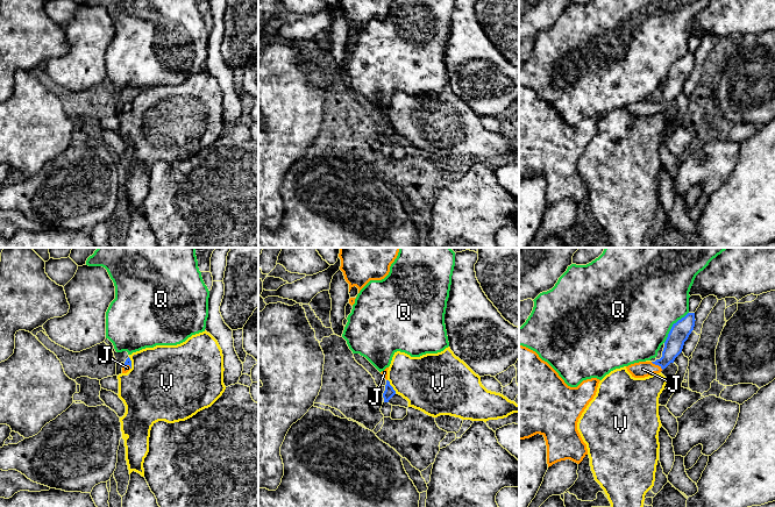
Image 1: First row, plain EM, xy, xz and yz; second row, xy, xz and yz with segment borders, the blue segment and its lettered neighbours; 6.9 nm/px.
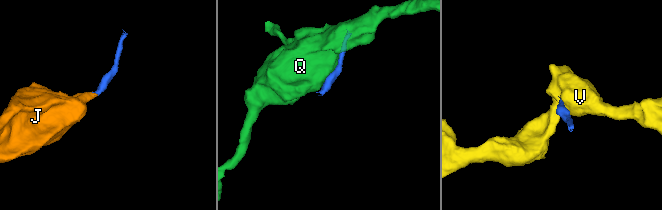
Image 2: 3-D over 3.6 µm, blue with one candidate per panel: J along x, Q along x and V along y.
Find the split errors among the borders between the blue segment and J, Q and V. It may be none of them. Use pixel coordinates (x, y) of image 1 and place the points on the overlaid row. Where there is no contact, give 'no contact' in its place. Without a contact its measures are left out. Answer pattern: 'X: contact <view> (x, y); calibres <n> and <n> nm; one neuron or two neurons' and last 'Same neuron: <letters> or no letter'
J: contact yz (656, 364); calibres 130 and 110 nm; one neuron
Q: contact yz (673, 326); calibres 140 and 480 nm; two neurons
V: contact xz (391, 386); calibres 70 and 380 nm; two neurons
Same neuron: J

